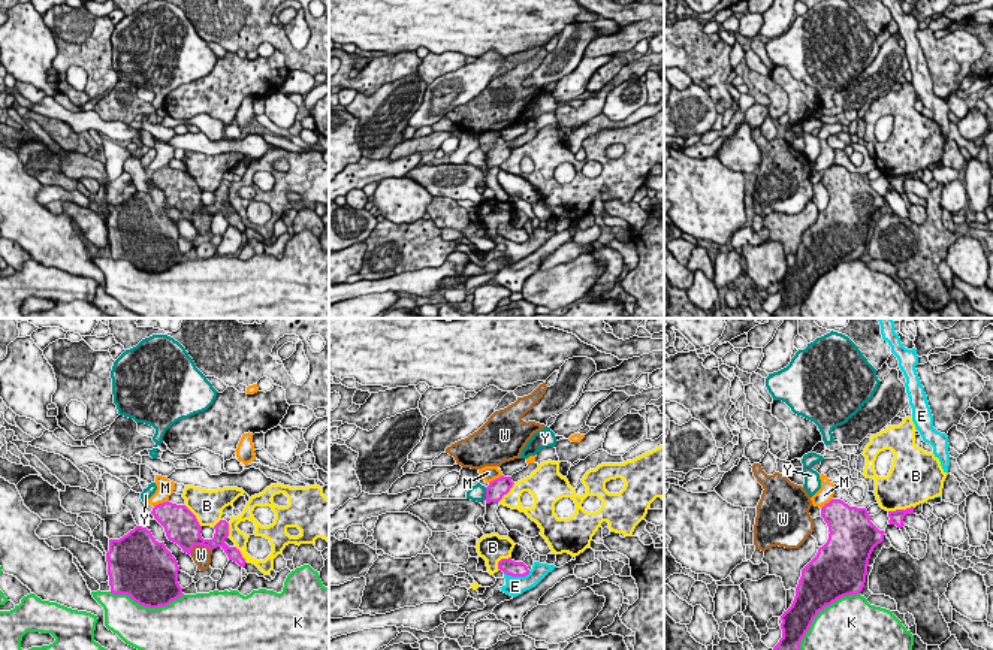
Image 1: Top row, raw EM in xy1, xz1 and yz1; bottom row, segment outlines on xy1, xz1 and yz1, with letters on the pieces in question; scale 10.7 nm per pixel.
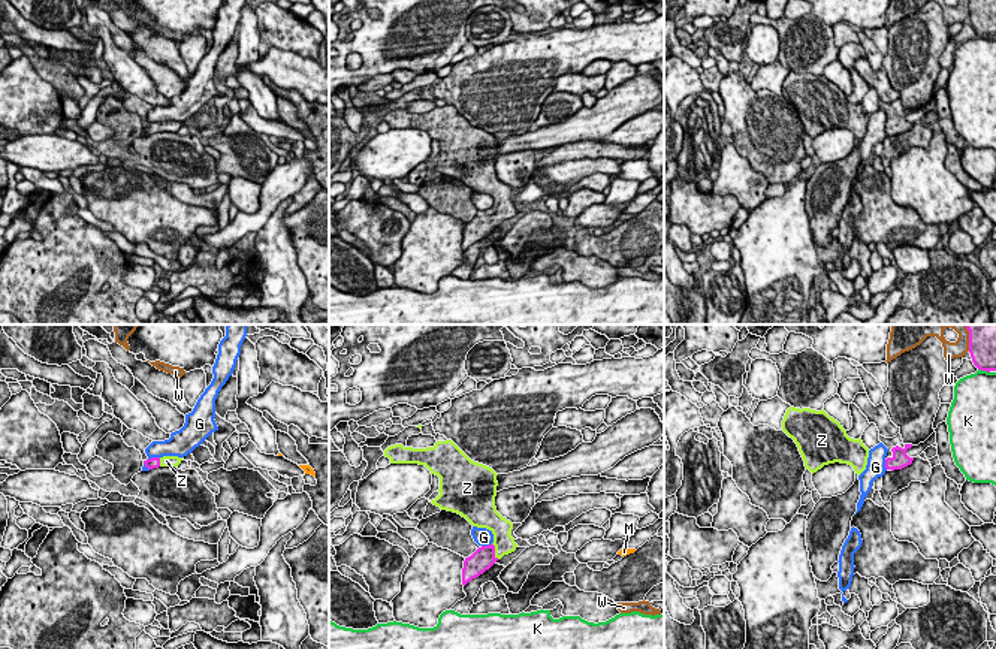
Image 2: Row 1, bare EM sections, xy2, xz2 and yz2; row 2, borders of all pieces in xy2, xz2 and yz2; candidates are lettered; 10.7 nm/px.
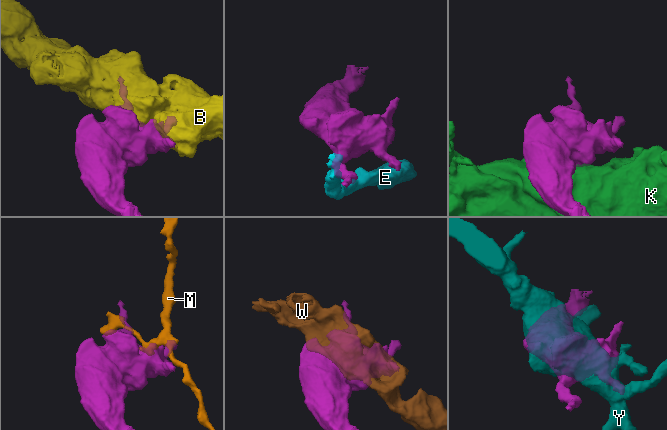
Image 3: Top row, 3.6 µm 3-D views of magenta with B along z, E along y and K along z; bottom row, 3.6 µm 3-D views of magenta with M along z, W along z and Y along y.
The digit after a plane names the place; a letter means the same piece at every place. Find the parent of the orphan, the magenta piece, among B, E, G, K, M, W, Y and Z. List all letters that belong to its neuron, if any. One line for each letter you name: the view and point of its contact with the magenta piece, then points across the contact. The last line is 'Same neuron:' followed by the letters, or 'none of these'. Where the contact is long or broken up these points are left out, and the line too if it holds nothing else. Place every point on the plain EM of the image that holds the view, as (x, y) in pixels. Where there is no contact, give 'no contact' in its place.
Z: contact xz2 (494, 216); way xz2 (483, 223), (494, 216), (504, 208)
Same neuron: Z

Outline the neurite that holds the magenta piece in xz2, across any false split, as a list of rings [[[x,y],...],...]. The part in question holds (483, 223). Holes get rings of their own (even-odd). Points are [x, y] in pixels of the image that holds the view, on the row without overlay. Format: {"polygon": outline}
{"polygon": [[[452,105],[437,106],[434,112],[413,114],[402,109],[384,115],[390,129],[425,130],[440,142],[440,160],[431,167],[441,175],[465,182],[473,191],[486,193],[494,199],[494,208],[479,212],[465,223],[462,250],[489,235],[498,224],[516,215],[511,202],[513,188],[495,172],[497,138],[471,126]]]}

